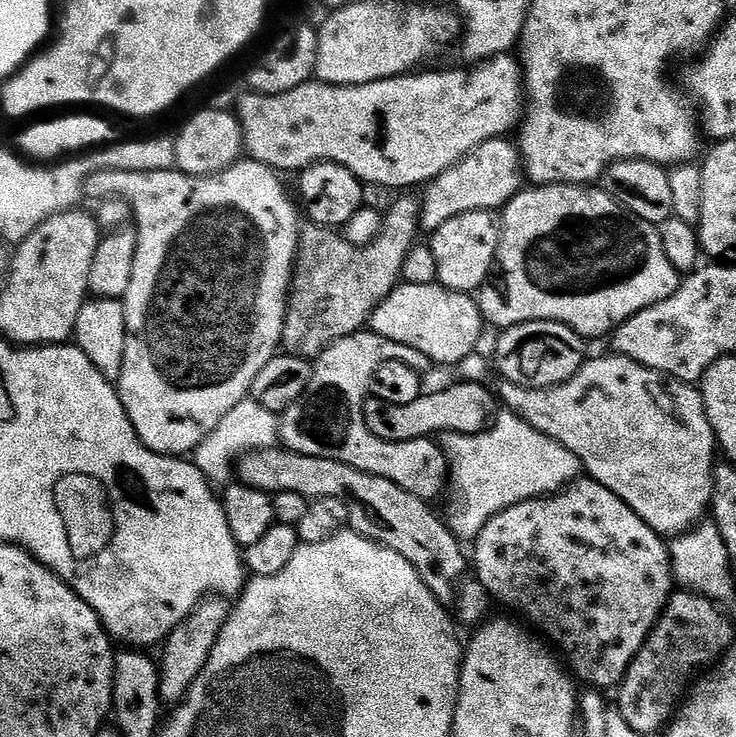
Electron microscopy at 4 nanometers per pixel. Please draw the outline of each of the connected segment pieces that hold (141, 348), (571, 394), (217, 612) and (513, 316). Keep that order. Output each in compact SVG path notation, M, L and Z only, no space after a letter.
M244 158L237 163L231 164L226 170L222 170L213 176L188 176L179 170L173 170L170 172L102 170L101 172L90 174L88 179L84 181L84 195L89 201L92 199L92 202L99 202L113 196L124 200L132 207L132 219L136 229L138 246L136 247L136 253L134 254L134 274L130 274L130 290L126 290L126 294L122 297L124 309L126 310L126 358L122 362L122 374L118 381L118 391L120 393L120 401L126 410L126 414L130 418L130 422L134 426L136 436L150 451L157 452L159 456L184 458L189 454L195 453L197 446L200 445L202 441L204 441L204 439L214 431L214 429L216 429L218 422L222 422L222 418L226 418L226 414L230 414L230 410L234 410L234 406L238 406L238 402L249 399L254 378L258 378L258 370L262 370L262 366L266 366L266 362L270 362L270 358L277 355L278 349L281 347L284 338L284 315L288 309L288 293L292 286L292 273L296 262L296 248L300 245L302 216L298 211L298 208L298 213L296 213L296 208L292 205L292 200L288 197L288 192L284 189L284 184L279 179L283 180L275 171L273 171L273 169L267 168L264 164L259 164L259 162L254 159Z
M607 355L600 356L597 360L589 359L580 367L578 374L574 374L574 378L570 378L564 384L559 384L553 388L519 388L517 384L501 383L500 392L498 388L499 399L507 411L515 412L530 426L534 426L542 434L554 438L554 442L558 442L567 452L577 456L580 460L581 469L591 479L597 480L602 486L606 486L606 490L618 494L618 498L622 498L622 502L626 502L626 506L630 506L630 510L634 510L634 514L638 514L638 518L642 518L642 522L646 522L646 526L650 526L650 530L654 530L659 536L665 538L683 536L684 533L692 531L697 524L709 515L712 503L712 469L714 461L717 459L715 456L718 456L716 435L706 418L706 406L700 397L699 387L671 379L665 376L663 372L650 370L625 356Z
M205 596L200 604L174 626L174 630L165 638L158 667L160 672L160 698L165 705L175 706L183 700L184 695L194 686L198 674L210 662L210 654L226 626L234 607L231 599L222 596Z
M545 184L520 191L510 203L504 205L500 220L500 245L496 263L492 265L488 281L480 287L478 303L485 321L491 327L493 324L496 330L513 328L514 325L522 324L525 320L557 320L559 324L575 330L579 336L591 338L591 336L605 335L604 337L607 337L616 331L616 327L629 320L634 314L670 298L670 294L674 294L680 288L681 279L681 273L676 272L674 266L670 266L670 258L666 258L666 250L662 250L659 227L630 214L630 210L626 210L621 204L614 202L614 198L610 198L610 194L606 194L603 187L586 184Z

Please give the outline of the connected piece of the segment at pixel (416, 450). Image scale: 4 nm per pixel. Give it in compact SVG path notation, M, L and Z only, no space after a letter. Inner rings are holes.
M361 330L334 342L320 356L315 357L310 386L279 417L279 443L290 452L306 454L314 458L330 458L334 462L342 462L346 466L354 466L366 474L374 474L402 486L410 494L429 502L436 502L440 495L445 495L446 485L450 480L450 461L444 449L435 439L411 440L410 442L386 442L382 438L374 438L364 421L364 403L368 401L372 390L372 375L382 362L406 362L417 370L431 369L433 362L426 354L418 354L418 350L410 350L410 346L402 346L398 342L390 342L390 338L382 338L371 330Z

